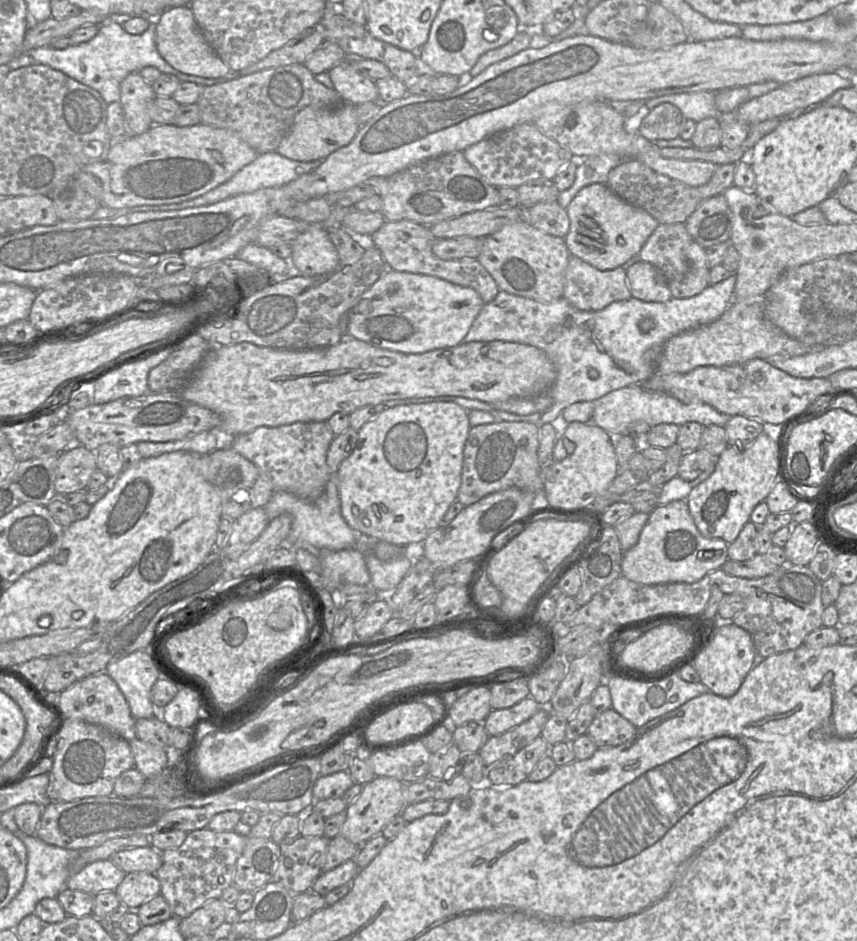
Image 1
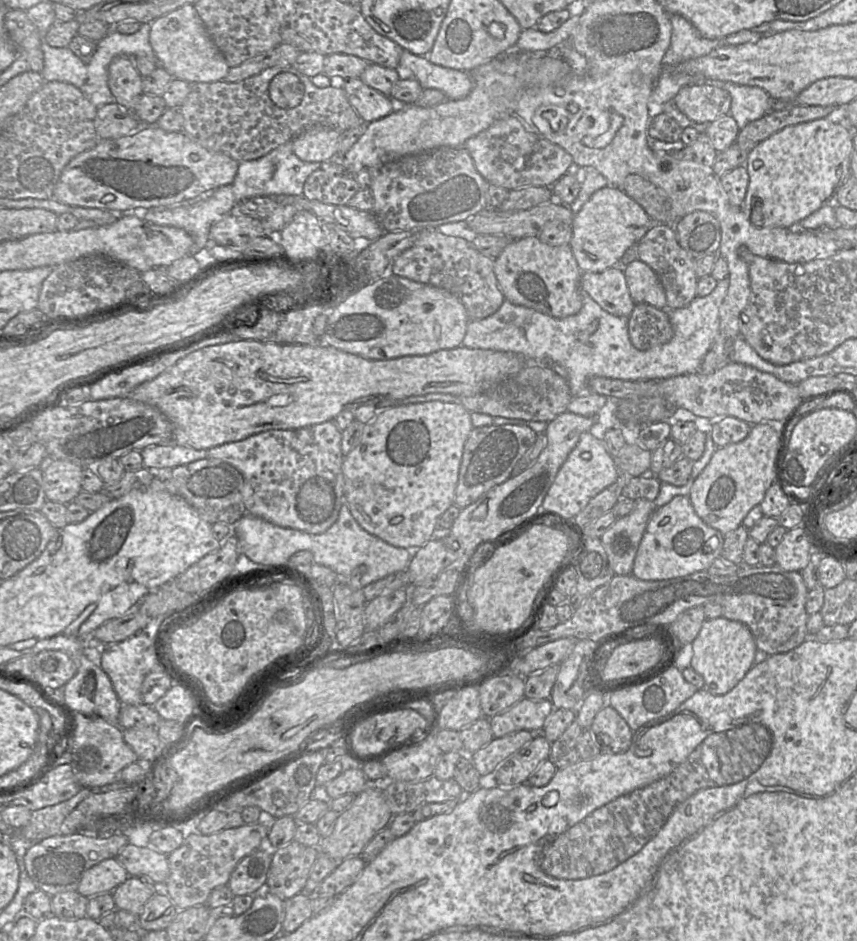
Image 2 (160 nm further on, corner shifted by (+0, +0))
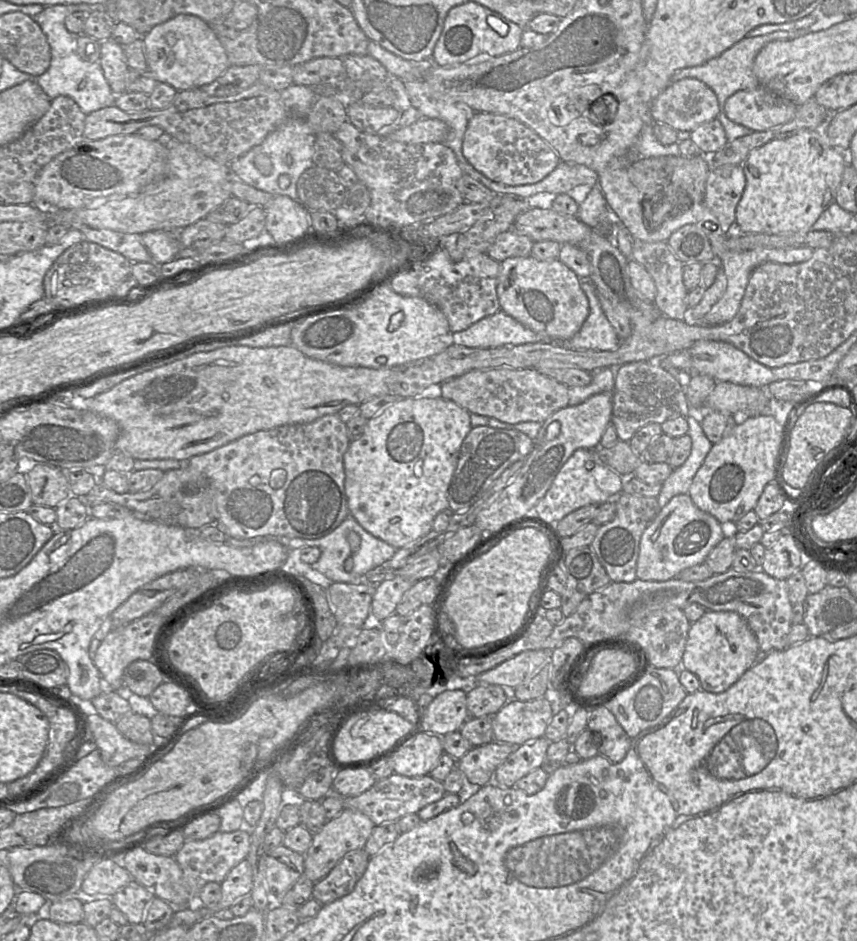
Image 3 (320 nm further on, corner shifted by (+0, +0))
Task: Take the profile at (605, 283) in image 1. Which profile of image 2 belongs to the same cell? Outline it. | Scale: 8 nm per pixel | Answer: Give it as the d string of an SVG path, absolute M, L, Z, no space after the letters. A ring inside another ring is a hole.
M616 265L602 272L583 272L580 287L605 311L629 317L636 304L630 296L623 268Z

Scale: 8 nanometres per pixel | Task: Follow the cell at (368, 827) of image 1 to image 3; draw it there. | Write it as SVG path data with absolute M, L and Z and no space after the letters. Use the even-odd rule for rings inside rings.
M345 808L336 818L327 821L321 830L313 835L312 843L304 854L304 875L317 882L325 877L349 852L364 849L375 824L365 814Z

